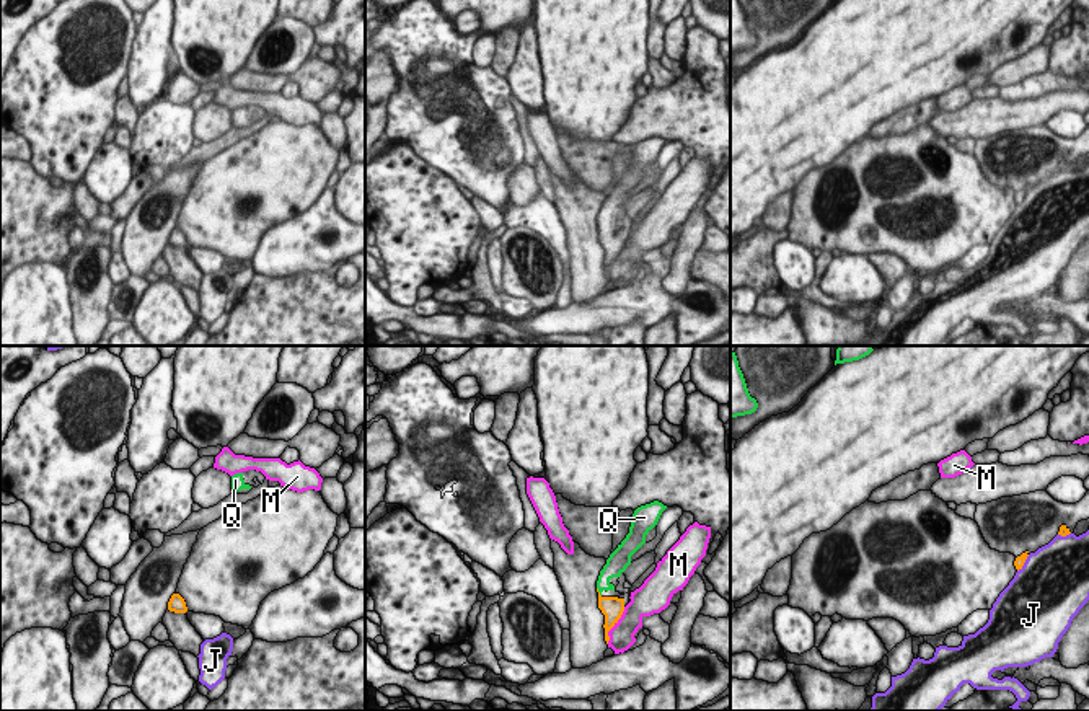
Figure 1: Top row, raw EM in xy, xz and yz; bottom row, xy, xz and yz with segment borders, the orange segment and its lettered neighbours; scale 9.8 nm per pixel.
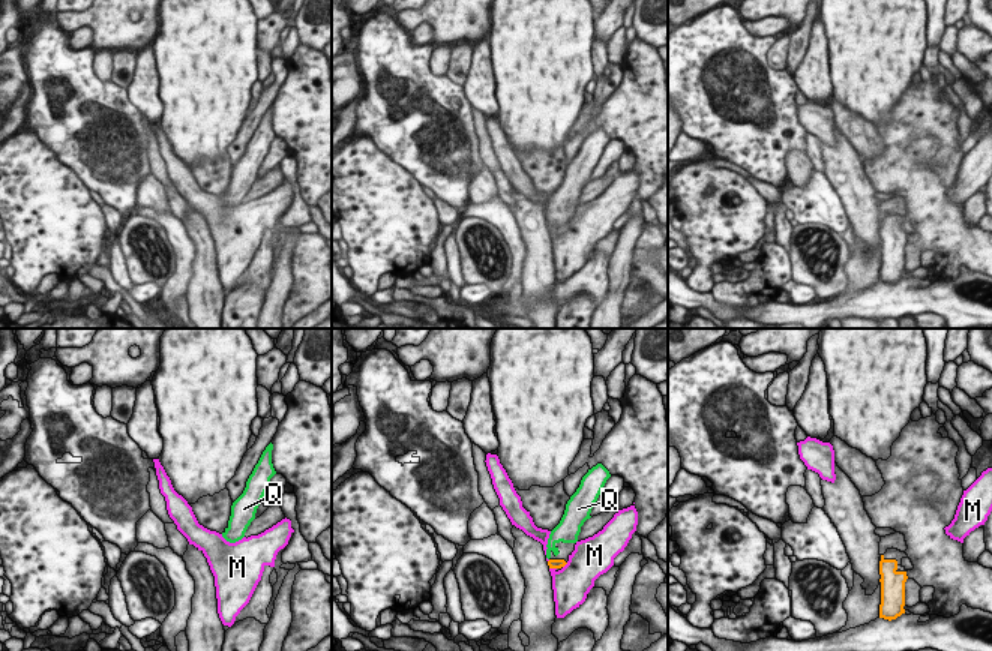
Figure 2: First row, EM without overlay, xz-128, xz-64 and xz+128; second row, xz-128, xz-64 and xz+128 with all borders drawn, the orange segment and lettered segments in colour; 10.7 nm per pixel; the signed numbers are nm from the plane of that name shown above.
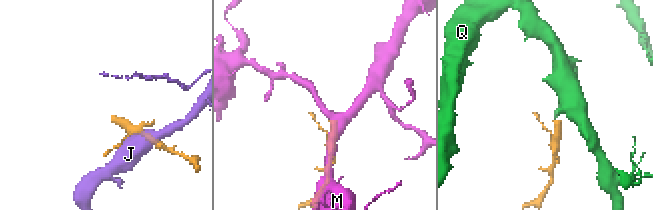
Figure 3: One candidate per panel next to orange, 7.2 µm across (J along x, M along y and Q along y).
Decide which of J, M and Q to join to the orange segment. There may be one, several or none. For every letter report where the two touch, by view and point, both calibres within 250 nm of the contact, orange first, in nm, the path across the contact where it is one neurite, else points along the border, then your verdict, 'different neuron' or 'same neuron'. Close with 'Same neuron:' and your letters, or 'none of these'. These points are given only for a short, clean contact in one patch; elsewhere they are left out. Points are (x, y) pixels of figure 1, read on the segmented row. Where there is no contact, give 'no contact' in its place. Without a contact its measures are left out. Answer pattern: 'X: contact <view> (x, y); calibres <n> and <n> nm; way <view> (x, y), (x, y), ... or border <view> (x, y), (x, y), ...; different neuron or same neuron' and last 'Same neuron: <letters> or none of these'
J: contact yz (1024, 561); calibres 100 and 480 nm; different neuron
M: contact xz (613, 625); calibres 220 and 260 nm; border xz (625, 607), (618, 622), (608, 631), (607, 643); different neuron
Q: contact xz (599, 592); calibres 220 and 140 nm; way xz (612, 607), (599, 592), (608, 571); same neuron
Same neuron: Q

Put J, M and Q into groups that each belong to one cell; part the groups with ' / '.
J / M / Q

